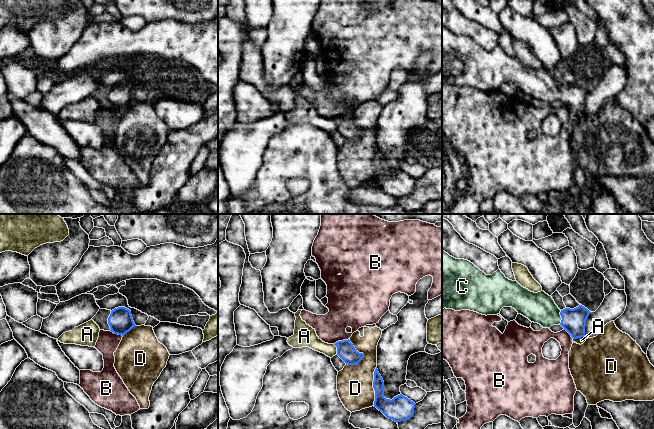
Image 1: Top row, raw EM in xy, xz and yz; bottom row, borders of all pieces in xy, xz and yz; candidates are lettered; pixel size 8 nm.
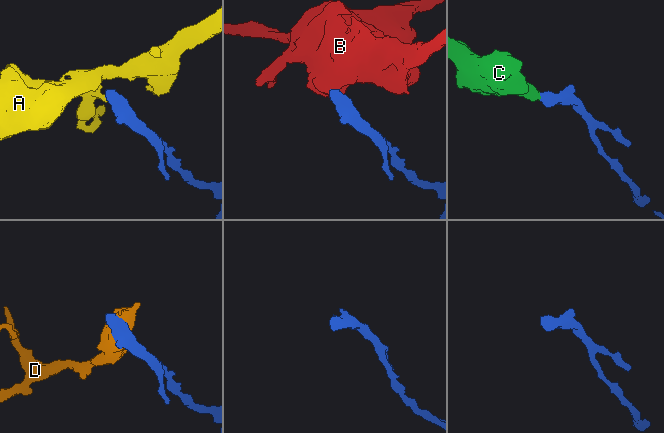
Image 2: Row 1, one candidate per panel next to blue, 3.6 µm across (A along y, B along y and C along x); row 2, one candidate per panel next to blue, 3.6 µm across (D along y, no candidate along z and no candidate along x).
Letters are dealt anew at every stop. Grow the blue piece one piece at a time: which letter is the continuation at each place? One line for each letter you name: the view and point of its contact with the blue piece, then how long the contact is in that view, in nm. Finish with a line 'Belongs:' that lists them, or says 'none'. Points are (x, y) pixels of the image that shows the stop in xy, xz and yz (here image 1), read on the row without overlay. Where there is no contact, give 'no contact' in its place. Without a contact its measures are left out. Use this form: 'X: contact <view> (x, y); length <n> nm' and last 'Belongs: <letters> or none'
C: contact yz (561, 93); length 120 nm
Belongs: C

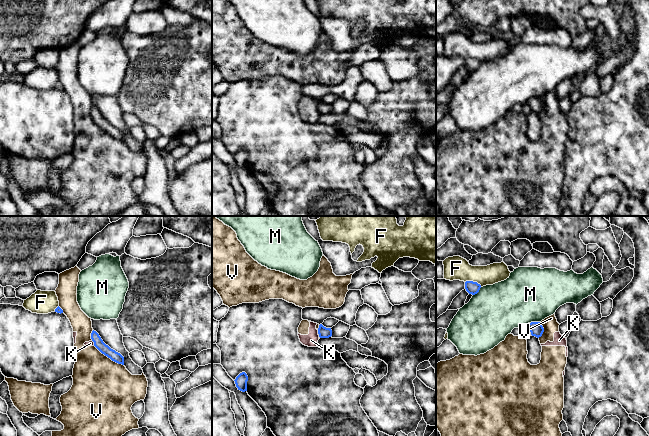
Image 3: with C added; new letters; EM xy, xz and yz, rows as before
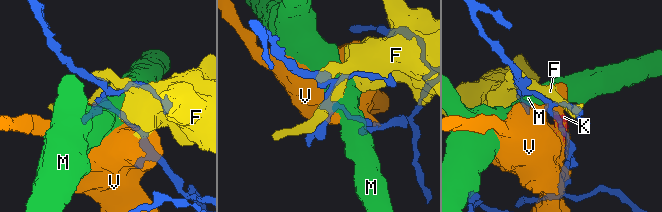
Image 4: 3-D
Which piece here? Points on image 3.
Belongs: none

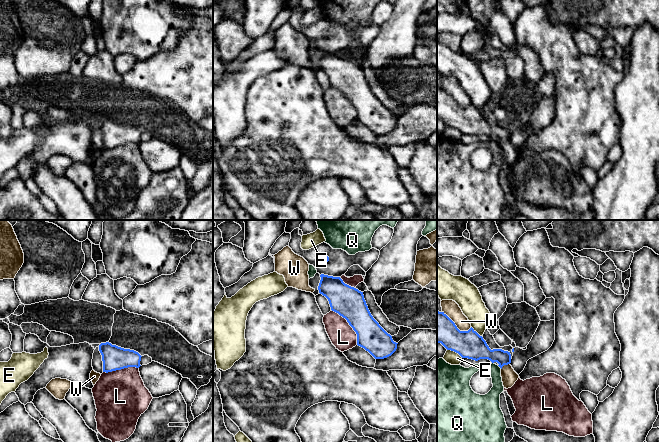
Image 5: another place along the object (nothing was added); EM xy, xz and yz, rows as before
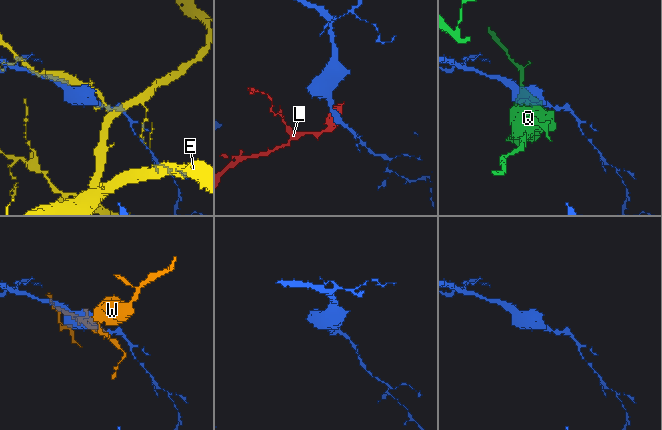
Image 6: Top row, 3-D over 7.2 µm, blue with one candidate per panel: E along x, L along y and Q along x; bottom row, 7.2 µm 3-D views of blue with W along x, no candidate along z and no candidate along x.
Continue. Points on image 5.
Belongs: none

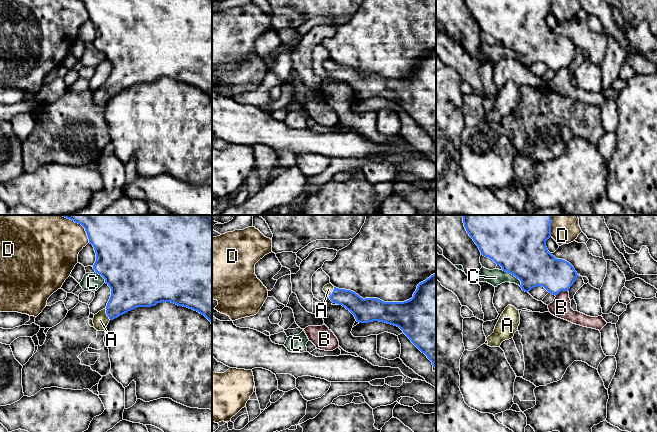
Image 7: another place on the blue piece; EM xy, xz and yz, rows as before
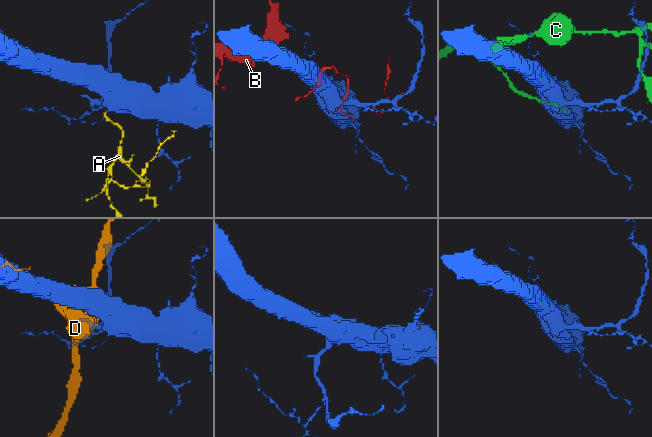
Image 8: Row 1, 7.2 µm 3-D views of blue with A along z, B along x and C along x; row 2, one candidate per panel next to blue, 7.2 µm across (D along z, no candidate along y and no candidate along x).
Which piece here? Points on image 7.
A: contact xy (106, 89); length 100 nm
Belongs: A

